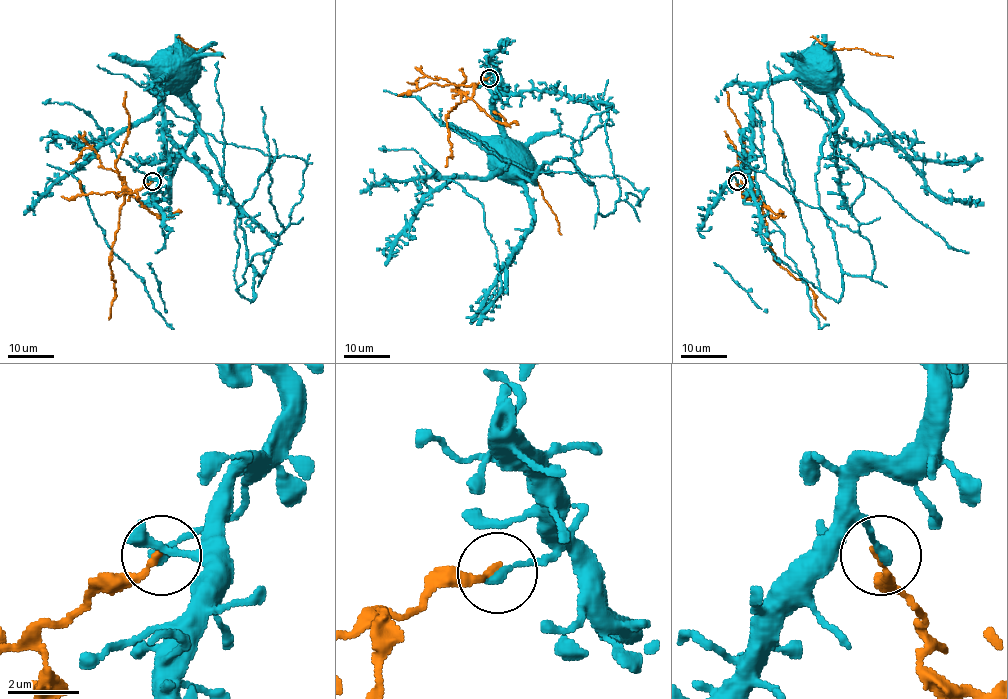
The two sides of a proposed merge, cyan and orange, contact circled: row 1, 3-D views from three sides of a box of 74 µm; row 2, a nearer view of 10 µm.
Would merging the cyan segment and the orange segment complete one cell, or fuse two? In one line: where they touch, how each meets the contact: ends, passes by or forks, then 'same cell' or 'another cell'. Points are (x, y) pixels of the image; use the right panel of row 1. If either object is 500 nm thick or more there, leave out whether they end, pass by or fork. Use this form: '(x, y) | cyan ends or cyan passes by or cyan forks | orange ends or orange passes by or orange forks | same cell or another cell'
(737, 181) | cyan ends | orange ends | another cell

